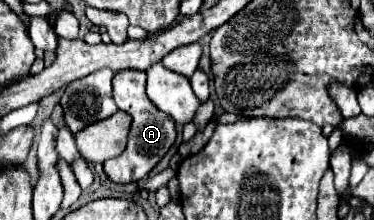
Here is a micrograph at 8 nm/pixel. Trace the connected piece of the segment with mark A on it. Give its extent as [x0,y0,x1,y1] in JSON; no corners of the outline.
[103,69,177,183]

